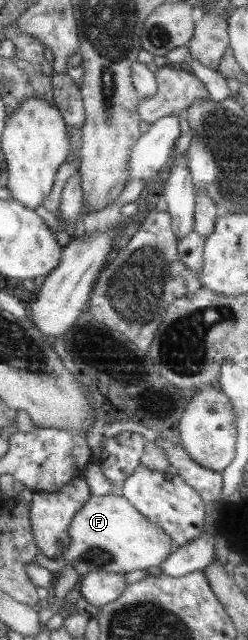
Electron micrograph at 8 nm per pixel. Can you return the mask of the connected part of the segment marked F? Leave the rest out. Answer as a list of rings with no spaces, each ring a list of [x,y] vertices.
[[[120,493],[99,496],[90,494],[89,500],[75,512],[69,528],[69,546],[61,554],[63,564],[71,564],[81,575],[93,571],[127,573],[134,570],[151,569],[160,566],[174,551],[173,539]]]

